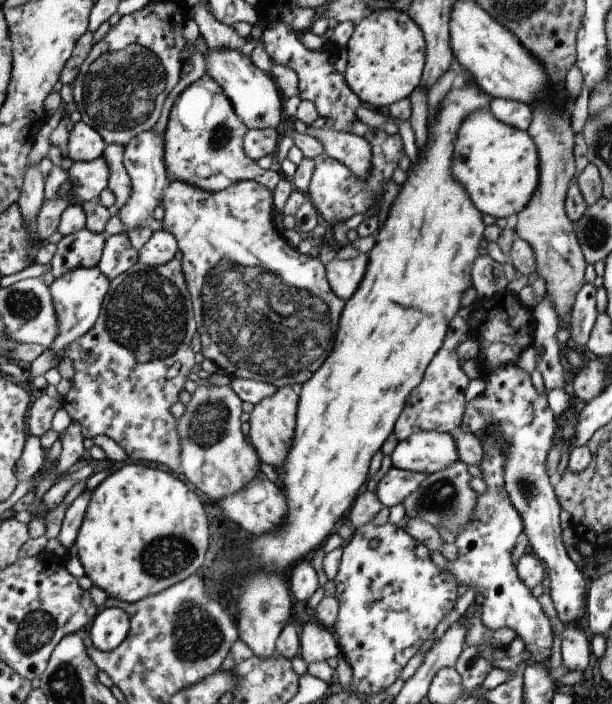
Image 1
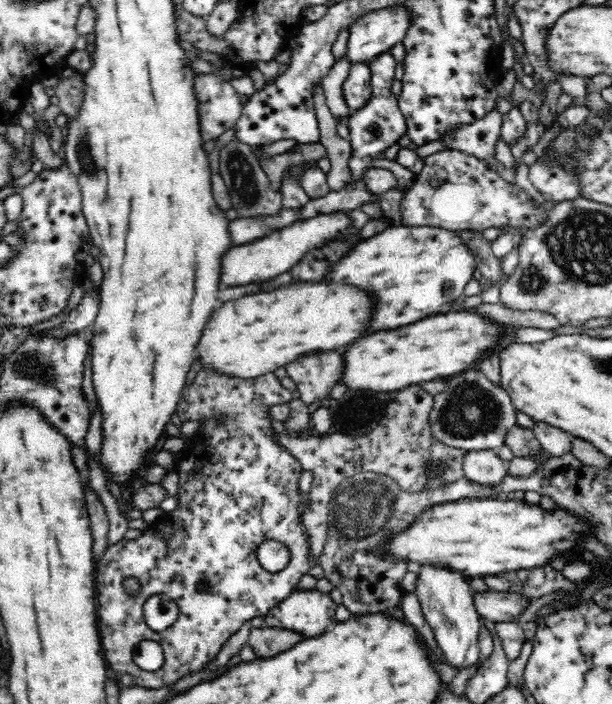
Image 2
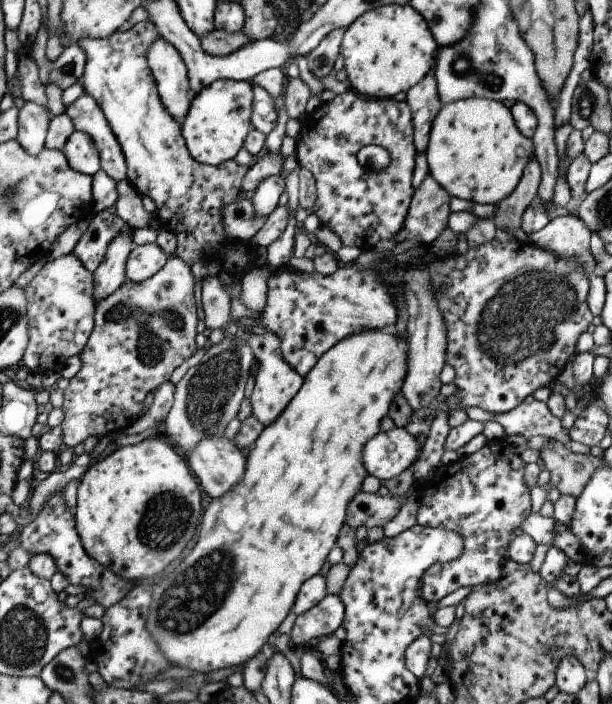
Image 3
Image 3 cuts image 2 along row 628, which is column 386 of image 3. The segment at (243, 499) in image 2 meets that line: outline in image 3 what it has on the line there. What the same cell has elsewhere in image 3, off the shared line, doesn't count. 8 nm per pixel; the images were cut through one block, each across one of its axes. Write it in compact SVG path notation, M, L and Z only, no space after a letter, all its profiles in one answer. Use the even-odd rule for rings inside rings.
M349 89L335 95L329 102L320 103L311 112L305 112L298 124L293 154L299 166L310 170L313 175L316 197L312 212L320 225L330 228L343 246L354 245L361 250L369 249L378 240L394 239L394 234L403 226L413 194L411 174L417 153L412 143L412 118L406 101L371 99ZM365 145L377 145L387 150L390 156L387 166L378 171L364 171L357 162L356 152Z

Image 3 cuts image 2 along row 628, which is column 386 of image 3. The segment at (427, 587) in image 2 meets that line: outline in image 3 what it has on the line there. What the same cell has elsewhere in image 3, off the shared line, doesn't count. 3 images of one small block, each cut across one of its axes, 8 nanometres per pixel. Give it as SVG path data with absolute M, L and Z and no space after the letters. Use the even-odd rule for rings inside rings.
M403 427L379 431L372 436L361 452L367 475L379 480L396 477L406 468L411 468L418 457L420 444Z

